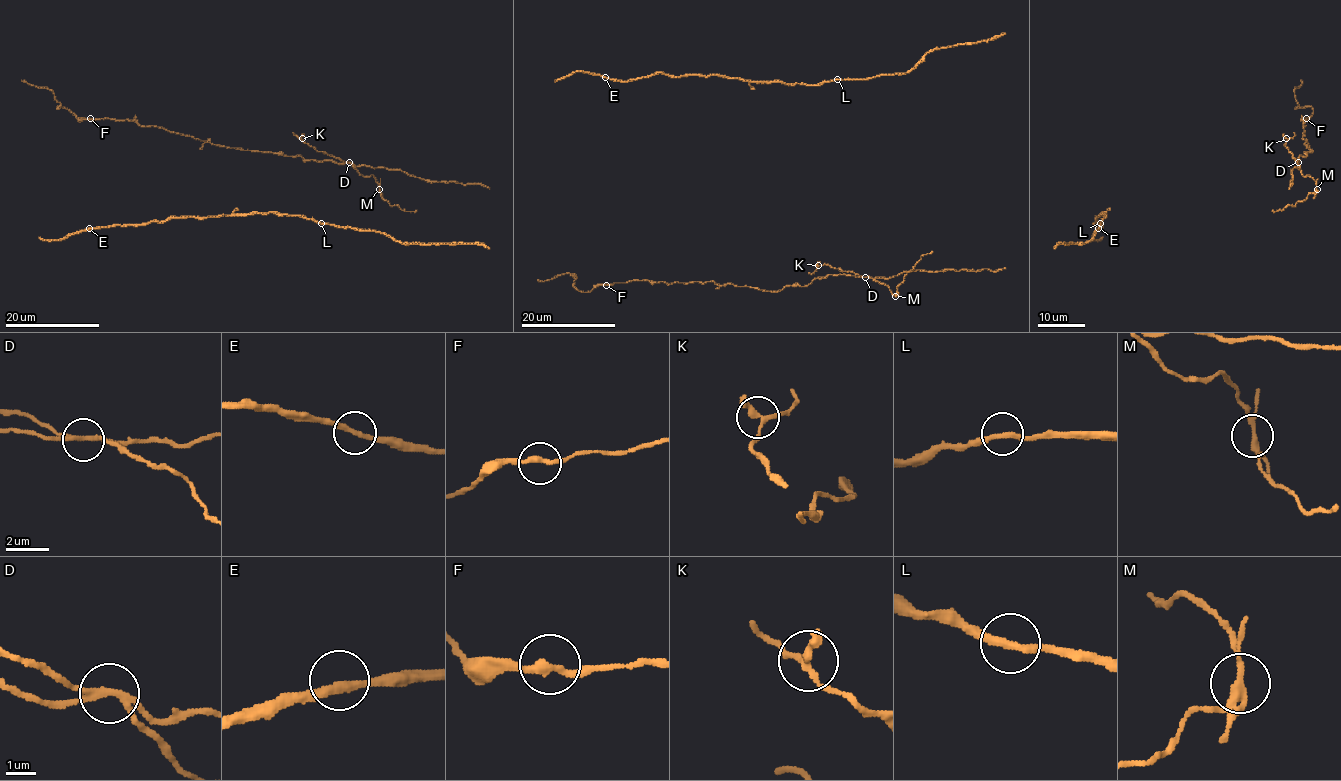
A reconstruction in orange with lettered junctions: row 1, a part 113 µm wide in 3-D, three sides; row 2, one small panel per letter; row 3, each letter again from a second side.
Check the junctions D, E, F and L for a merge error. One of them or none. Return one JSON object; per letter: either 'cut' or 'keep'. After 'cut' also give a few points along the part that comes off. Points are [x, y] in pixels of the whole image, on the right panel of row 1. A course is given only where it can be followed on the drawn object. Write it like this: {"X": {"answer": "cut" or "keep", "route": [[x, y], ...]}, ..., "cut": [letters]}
{"D": {"answer": "cut", "route": [[1298, 162], [1303, 175], [1308, 175], [1315, 182], [1317, 189], [1294, 205], [1272, 210]]}, "E": {"answer": "keep"}, "F": {"answer": "keep"}, "L": {"answer": "keep"}, "cut": ["D"]}

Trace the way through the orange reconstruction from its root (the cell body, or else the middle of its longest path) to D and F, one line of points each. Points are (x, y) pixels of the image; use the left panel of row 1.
D: (415, 211), (391, 205), (381, 196), (375, 178), (372, 175), (363, 176), (348, 162)
F: (415, 211), (391, 205), (375, 178), (363, 176), (350, 163), (219, 147), (131, 120), (90, 118)

